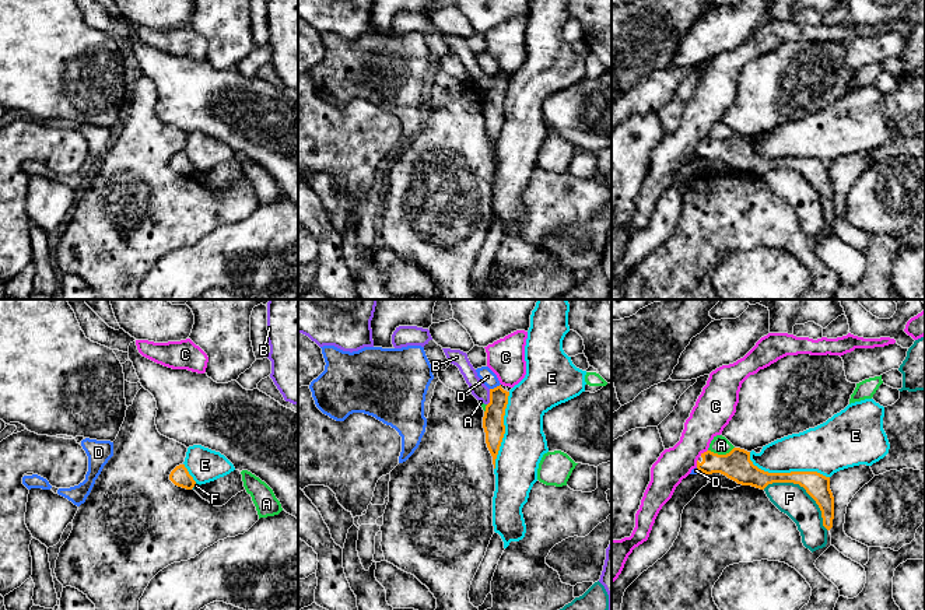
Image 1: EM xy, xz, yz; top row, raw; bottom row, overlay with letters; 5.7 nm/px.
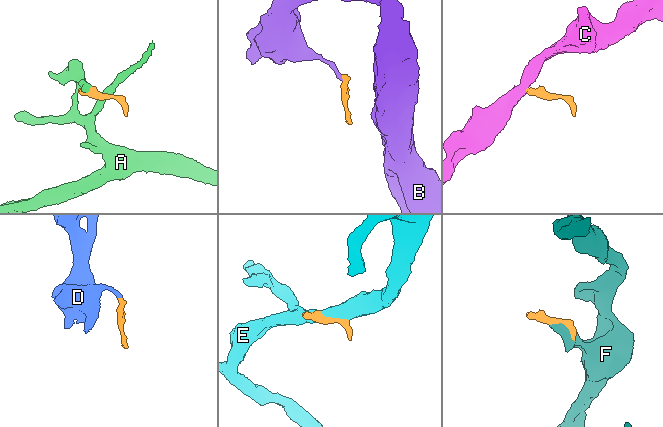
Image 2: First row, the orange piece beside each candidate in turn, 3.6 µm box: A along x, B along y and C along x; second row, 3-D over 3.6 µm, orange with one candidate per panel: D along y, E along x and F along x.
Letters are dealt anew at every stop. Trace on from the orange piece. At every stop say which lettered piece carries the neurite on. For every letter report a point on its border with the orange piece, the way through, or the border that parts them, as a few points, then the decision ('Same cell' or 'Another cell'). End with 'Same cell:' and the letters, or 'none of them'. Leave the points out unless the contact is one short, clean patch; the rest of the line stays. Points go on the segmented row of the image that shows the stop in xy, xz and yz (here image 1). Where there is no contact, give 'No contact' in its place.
A: Touches orange at yz (721, 455). Boundary: yz (733, 447), (725, 454), (708, 451). Another cell
B: Touches orange at xz (490, 398). Boundary: xz (490, 389), (490, 402), (487, 405). Another cell
C: Touches orange at yz (704, 452). Boundary: yz (707, 449), (700, 455). Another cell
D: Touches orange at xz (494, 388). Boundary: xz (500, 384), (490, 389). Another cell
E: Touches orange at yz (785, 473). Another cell
F: Touches orange at yz (803, 487). Boundary: yz (763, 488), (798, 483), (817, 505), (827, 529). Another cell
Same cell: none of them

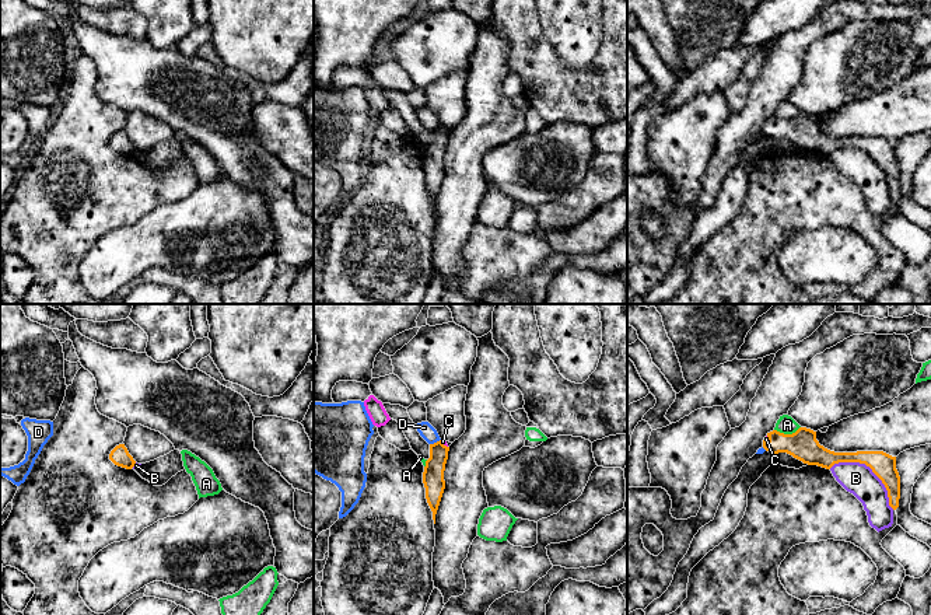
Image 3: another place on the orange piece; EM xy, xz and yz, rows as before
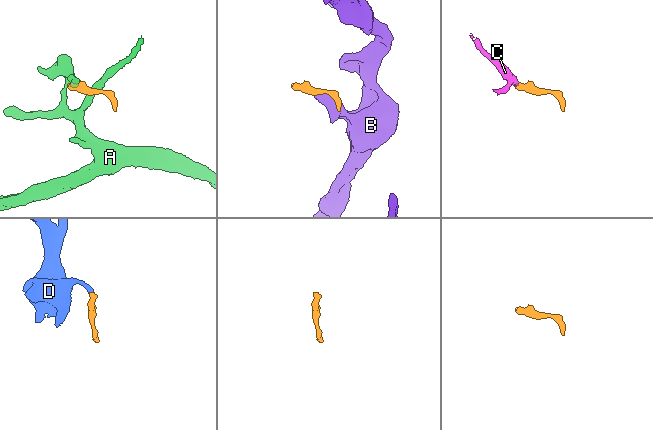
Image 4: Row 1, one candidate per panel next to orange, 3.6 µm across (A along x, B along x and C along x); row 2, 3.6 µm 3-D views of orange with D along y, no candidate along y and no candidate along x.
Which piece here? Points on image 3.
A: Touches orange at yz (787, 434). Boundary: yz (800, 426), (791, 433), (774, 430). Another cell
B: Touches orange at yz (870, 467). Boundary: yz (829, 468), (864, 463), (884, 485), (893, 509). Another cell
C: Touches orange at yz (769, 440). Path across: yz (802, 444), (769, 440), (766, 439). Same cell
D: Touches orange at xz (434, 443). Boundary: xz (440, 439), (430, 444). Another cell
Same cell: C

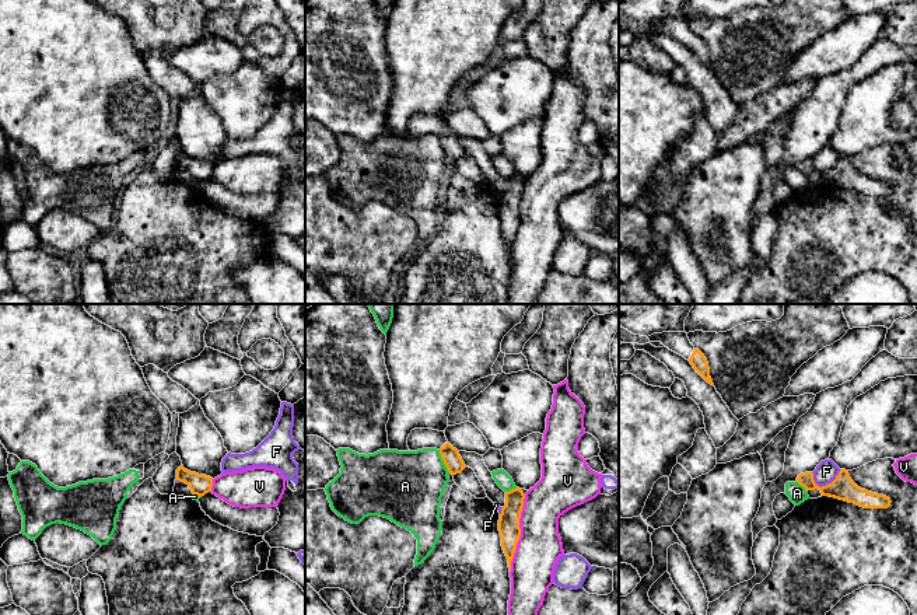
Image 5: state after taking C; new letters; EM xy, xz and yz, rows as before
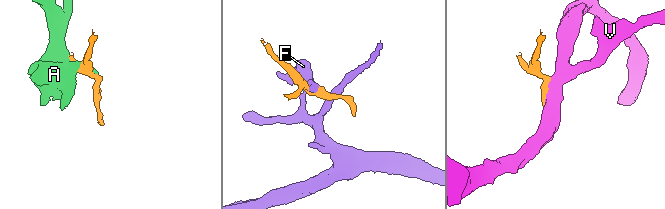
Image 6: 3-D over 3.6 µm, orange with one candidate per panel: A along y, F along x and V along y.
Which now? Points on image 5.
A: Touches orange at xz (443, 460). Another cell
F: Touches orange at yz (829, 484). Boundary: yz (840, 470), (825, 485), (819, 486), (812, 479). Another cell
V: Touches orange at xz (520, 534). Another cell
Same cell: none of them

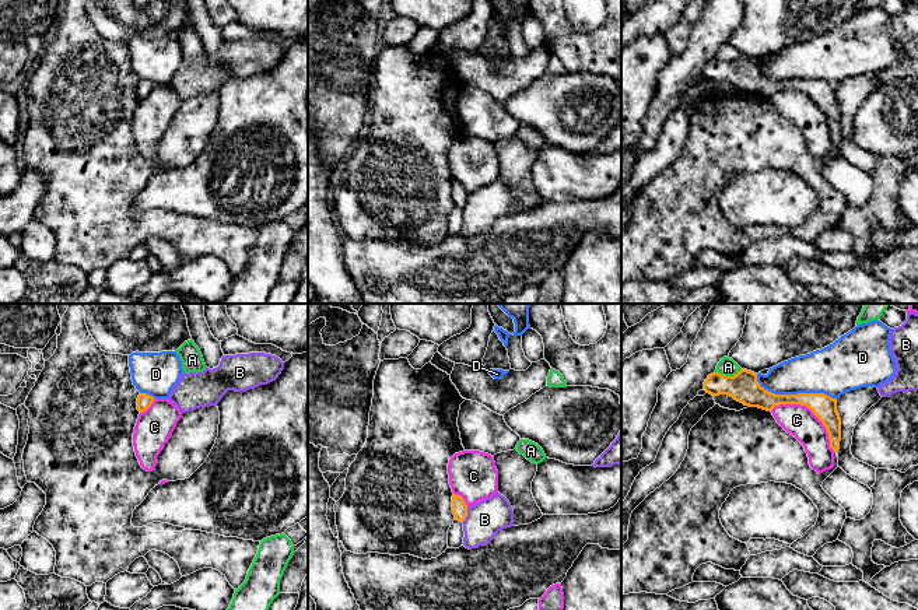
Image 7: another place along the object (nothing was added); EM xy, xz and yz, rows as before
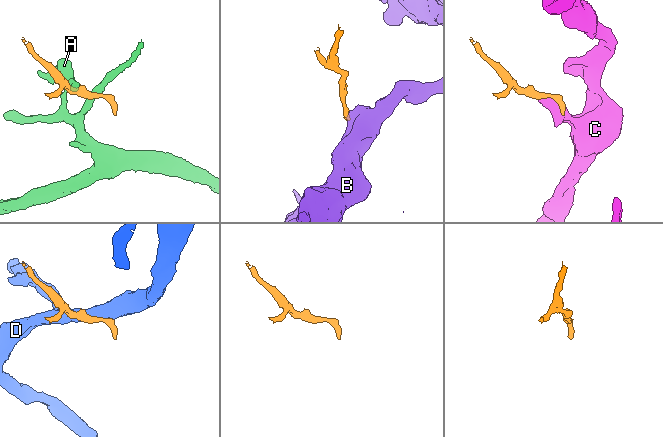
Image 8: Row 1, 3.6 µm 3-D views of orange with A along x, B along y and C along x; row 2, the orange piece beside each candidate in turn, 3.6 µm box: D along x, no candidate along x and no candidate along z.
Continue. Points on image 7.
A: Touches orange at yz (728, 377). Boundary: yz (740, 368), (732, 375), (715, 372). Another cell
B: Touches orange at xz (466, 515). Boundary: xz (468, 508), (468, 515), (462, 522). Another cell
C: Touches orange at yz (810, 409). Boundary: yz (770, 410), (805, 405), (824, 427), (834, 451). Another cell
D: Touches orange at yz (792, 395). Another cell
Same cell: none of them

